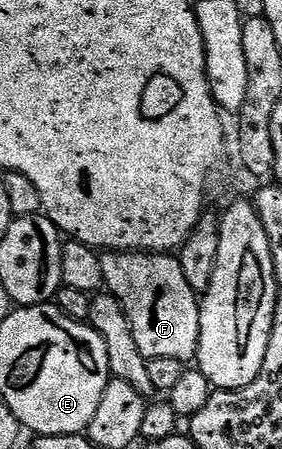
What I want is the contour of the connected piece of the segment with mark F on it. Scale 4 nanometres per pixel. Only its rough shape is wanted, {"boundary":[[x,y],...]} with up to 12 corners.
{"boundary":[[105,256],[141,355],[192,363],[201,302],[173,256]]}

